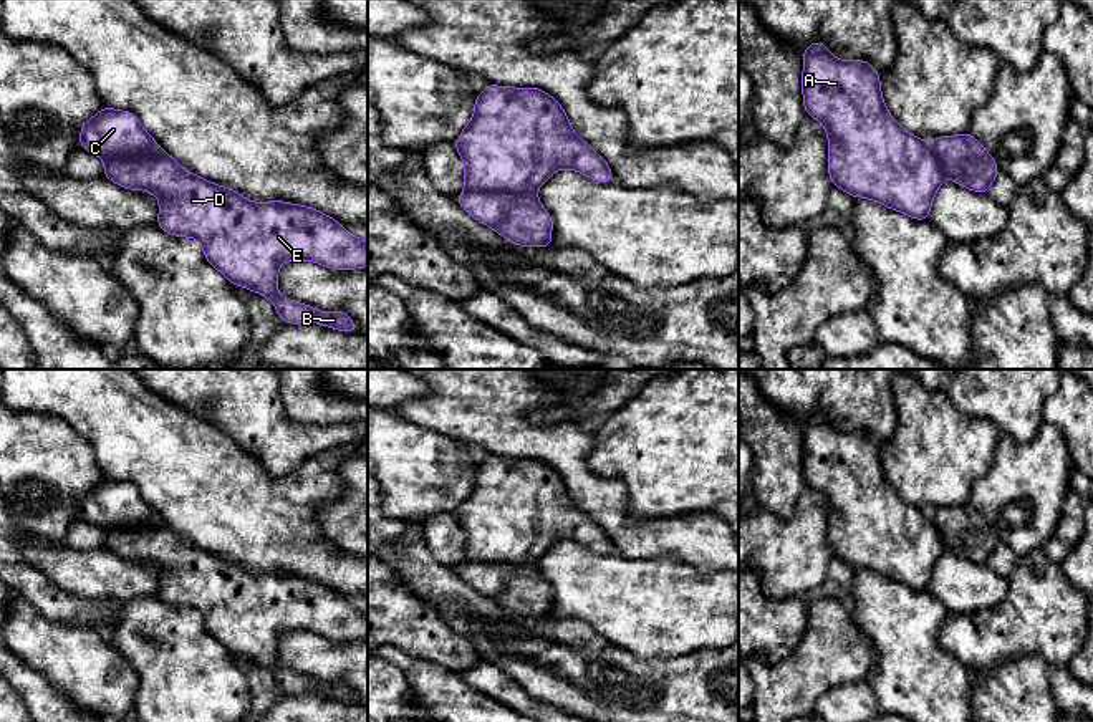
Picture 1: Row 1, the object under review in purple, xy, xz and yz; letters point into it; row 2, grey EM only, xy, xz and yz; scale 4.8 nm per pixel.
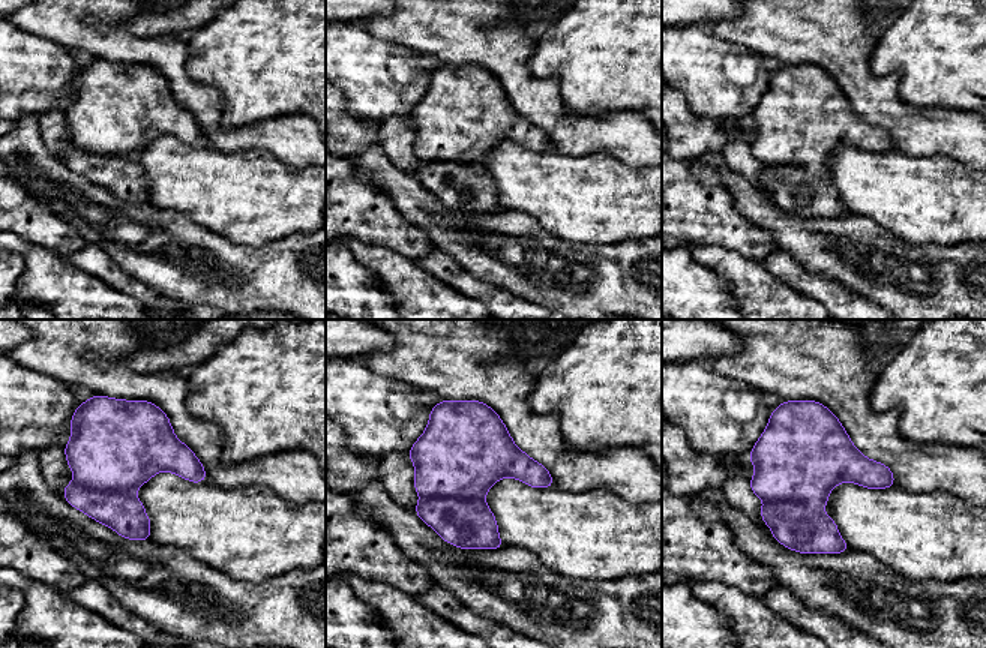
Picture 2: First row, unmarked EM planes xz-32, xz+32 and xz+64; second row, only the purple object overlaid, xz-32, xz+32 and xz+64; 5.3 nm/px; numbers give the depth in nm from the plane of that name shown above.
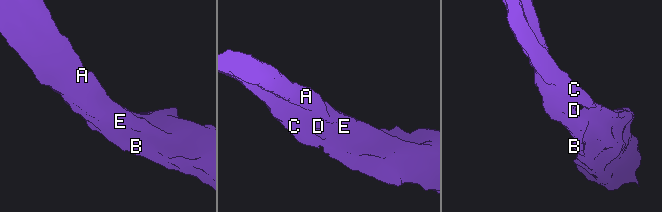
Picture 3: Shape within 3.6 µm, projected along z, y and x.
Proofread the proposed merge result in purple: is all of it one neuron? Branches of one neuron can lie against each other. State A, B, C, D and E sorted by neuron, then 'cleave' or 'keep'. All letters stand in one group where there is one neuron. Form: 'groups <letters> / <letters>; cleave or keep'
groups A B C D E; keep

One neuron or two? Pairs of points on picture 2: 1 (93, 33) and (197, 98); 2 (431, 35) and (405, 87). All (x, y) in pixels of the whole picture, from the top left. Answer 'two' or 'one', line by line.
1: one
2: two

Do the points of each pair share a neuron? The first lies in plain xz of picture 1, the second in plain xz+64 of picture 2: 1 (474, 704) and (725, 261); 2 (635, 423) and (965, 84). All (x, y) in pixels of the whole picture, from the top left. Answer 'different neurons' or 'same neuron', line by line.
1: same neuron
2: same neuron

